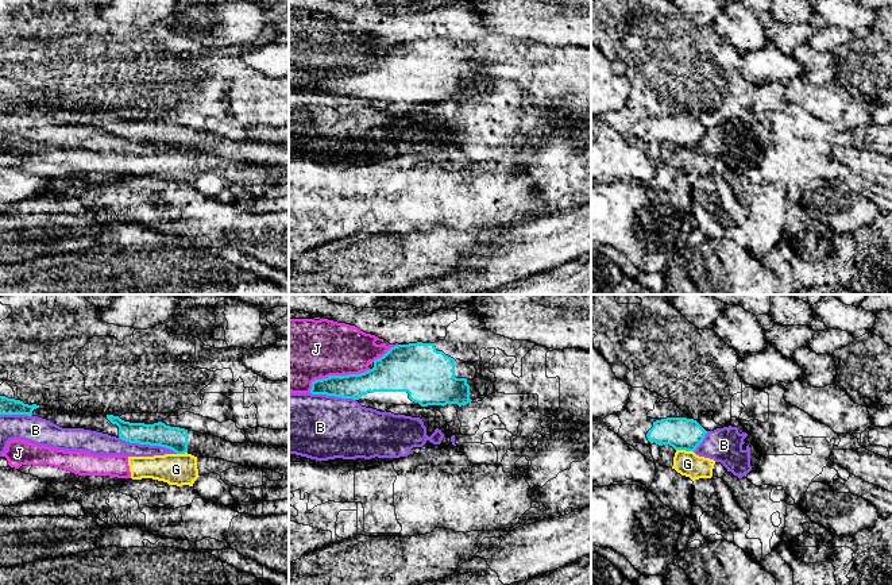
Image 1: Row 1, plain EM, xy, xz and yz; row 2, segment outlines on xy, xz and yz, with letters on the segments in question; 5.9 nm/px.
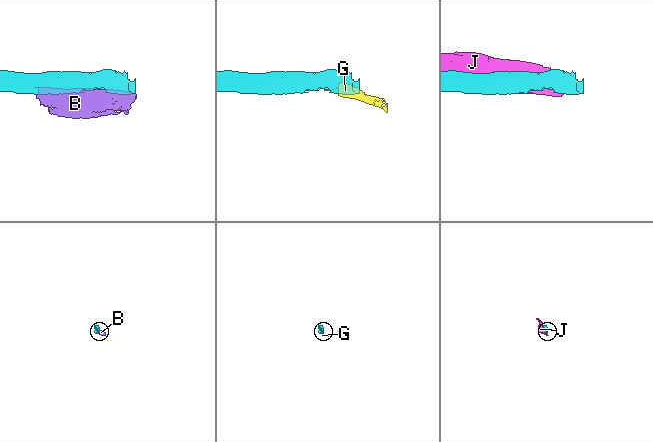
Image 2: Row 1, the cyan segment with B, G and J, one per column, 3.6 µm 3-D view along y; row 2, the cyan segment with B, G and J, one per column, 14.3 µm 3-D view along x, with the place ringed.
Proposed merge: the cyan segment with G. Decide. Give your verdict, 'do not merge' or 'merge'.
do not merge

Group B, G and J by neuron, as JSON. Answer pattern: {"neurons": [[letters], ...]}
{"neurons": [["B"], ["G", "J"]]}

